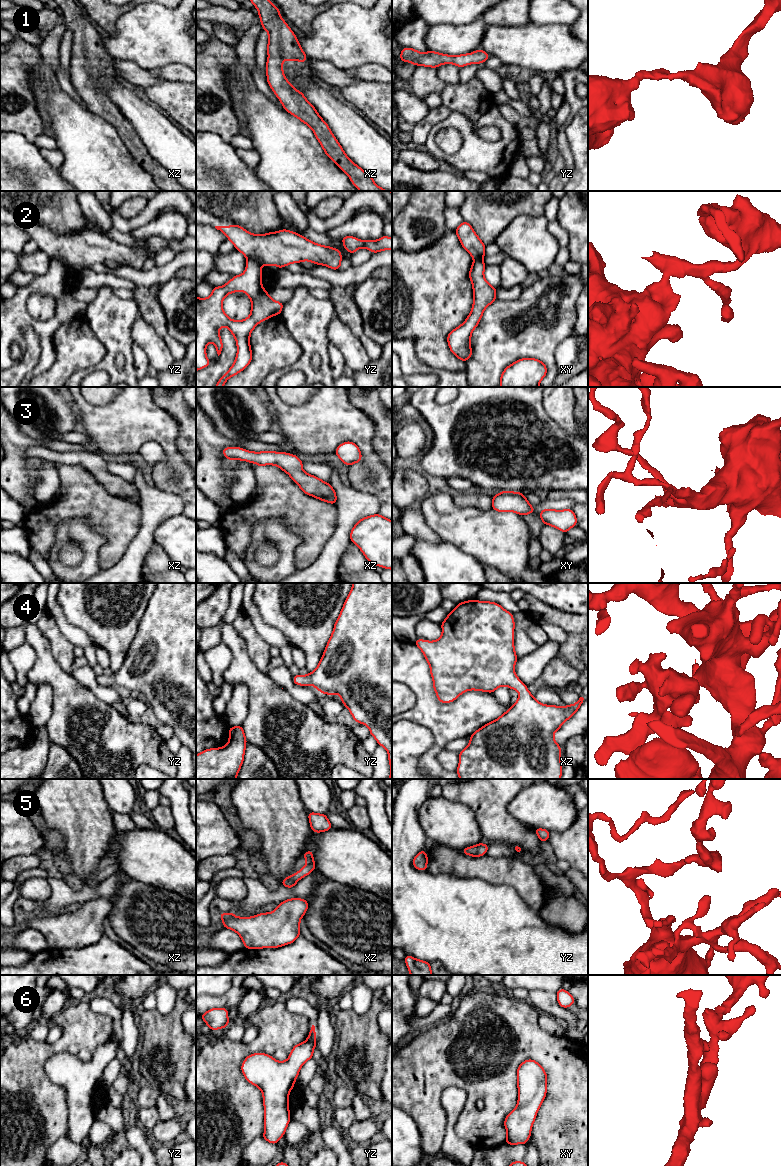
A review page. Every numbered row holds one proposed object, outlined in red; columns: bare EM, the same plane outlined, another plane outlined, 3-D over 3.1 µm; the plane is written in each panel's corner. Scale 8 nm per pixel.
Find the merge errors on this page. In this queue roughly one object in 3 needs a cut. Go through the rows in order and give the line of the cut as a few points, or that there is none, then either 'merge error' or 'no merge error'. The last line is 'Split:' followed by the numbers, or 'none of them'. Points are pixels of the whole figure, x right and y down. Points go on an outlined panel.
1: no cut; no merge error
2: cut in yz along (247, 258), (253, 258), (262, 265); merge error
3: no cut; no merge error
4: no cut; no merge error
5: no cut; no merge error
6: no cut; no merge error
Split: 2

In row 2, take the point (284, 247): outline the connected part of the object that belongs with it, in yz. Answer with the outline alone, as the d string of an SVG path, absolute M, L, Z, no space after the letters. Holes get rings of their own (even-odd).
M235 223L232 226L215 226L215 228L223 232L227 239L233 243L235 249L240 251L247 259L252 258L262 266L274 265L280 269L292 263L310 261L333 270L338 270L341 267L342 254L338 249L314 243L290 230L282 229L267 234L252 234Z

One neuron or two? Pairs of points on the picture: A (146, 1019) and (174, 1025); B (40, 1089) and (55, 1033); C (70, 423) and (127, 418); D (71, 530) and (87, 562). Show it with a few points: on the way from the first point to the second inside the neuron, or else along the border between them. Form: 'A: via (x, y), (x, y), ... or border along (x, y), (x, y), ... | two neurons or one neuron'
A: via (153, 1023), (155, 1025), (167, 1025) | one neuron
B: border along (62, 1024), (62, 1034), (54, 1042), (46, 1042) | two neurons
C: border along (71, 400), (79, 417), (81, 429) | two neurons
D: via (79, 538), (87, 546), (87, 554) | one neuron

